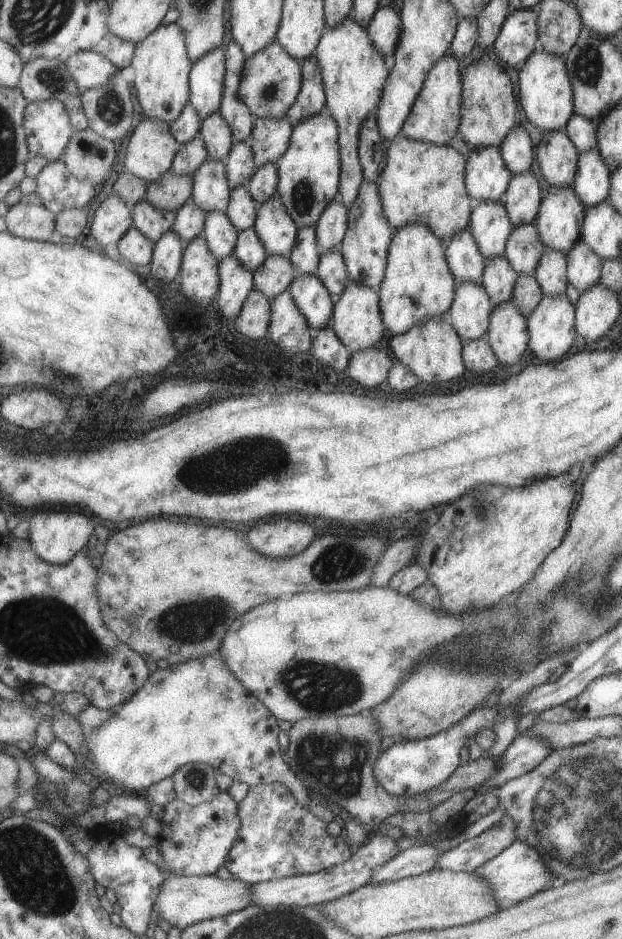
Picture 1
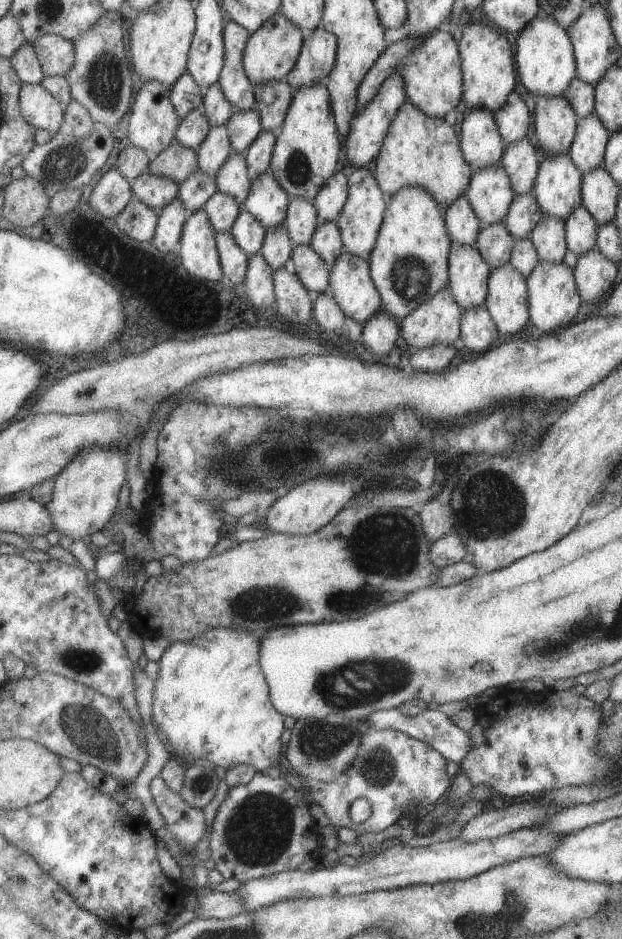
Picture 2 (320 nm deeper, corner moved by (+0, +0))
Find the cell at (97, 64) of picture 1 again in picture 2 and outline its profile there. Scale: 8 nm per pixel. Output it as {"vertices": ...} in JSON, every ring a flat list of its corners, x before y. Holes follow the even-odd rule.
{"vertices":[[47,33,36,38,31,44,39,61,42,73,49,76,64,76,69,70,74,52,70,40]]}

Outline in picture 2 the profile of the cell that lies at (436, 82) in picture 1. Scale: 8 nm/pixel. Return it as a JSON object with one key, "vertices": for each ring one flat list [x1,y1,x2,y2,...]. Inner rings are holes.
{"vertices":[[445,27,437,28,420,37,403,37,389,43,375,62,367,69,357,89,357,107,362,107,373,98,384,69,394,69,402,78,406,100,430,117,443,117,462,104,461,57,458,45]]}

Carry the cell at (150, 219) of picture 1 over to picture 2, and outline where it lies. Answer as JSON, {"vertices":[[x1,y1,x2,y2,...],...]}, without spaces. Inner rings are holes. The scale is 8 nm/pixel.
{"vertices":[[149,170,143,171,131,182,133,198,145,203,155,211,168,205,178,196,178,184,170,178,155,176]]}

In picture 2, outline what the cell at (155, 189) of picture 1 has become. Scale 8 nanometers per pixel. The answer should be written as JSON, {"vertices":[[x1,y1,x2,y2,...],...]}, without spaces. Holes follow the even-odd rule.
{"vertices":[[173,140,159,154,150,158,147,168,151,174,170,178,177,184,197,169,196,151,177,140]]}

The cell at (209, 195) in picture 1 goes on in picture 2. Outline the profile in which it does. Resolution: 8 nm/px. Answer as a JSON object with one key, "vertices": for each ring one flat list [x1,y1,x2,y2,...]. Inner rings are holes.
{"vertices":[[225,125,210,126,205,138,196,146,198,168,214,178,220,164,230,155,232,146]]}

